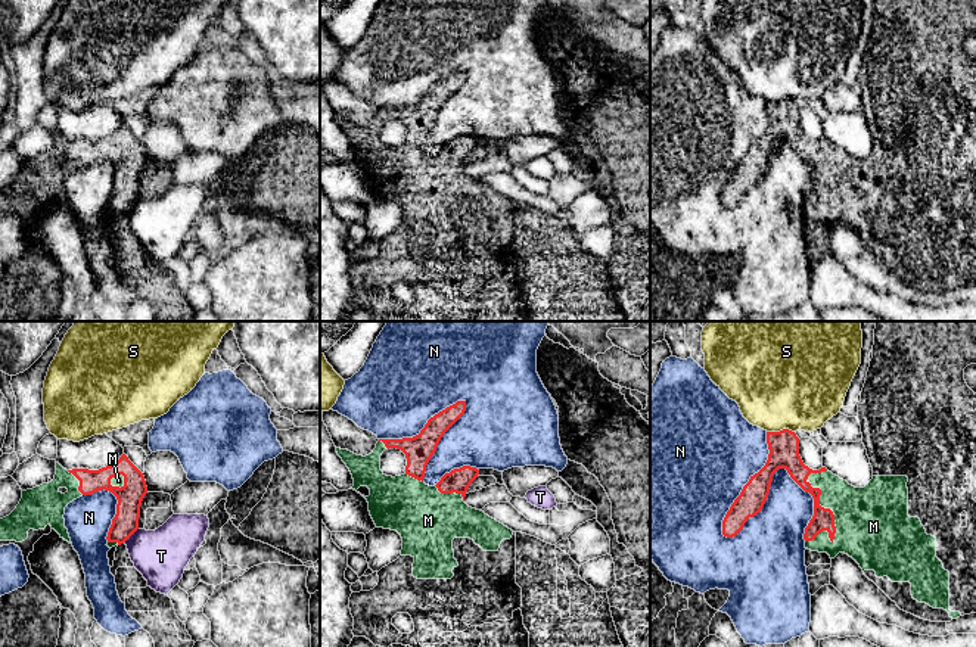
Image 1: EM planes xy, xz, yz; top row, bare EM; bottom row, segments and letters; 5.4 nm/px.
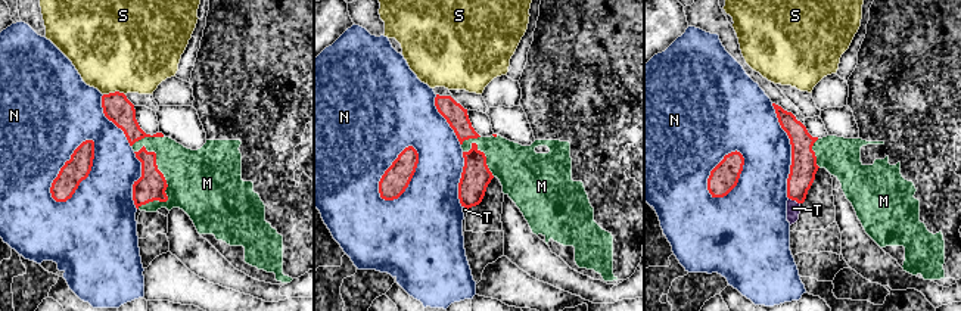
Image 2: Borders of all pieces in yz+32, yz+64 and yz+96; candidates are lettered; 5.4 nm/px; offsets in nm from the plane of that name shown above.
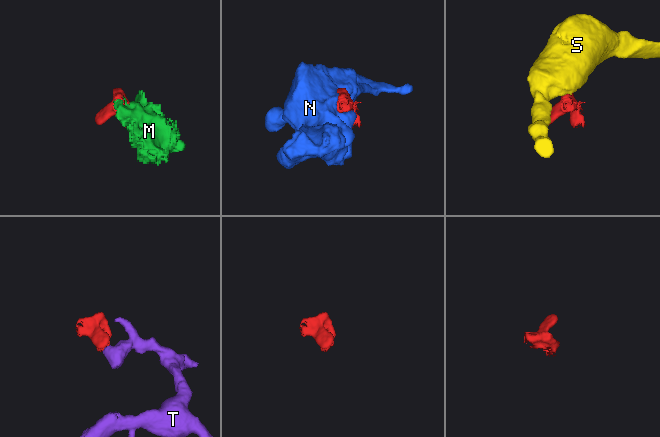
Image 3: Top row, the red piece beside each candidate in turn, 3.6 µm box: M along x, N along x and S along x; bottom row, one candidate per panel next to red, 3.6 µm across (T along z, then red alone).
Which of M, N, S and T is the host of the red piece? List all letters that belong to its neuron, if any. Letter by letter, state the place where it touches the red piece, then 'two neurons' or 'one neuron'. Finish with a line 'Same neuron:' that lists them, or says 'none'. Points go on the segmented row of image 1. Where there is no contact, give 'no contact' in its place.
M: yz (830, 510) | one neuron
N: yz (749, 516) | two neurons
S: yz (780, 431) | two neurons
T: xy (130, 535) | two neurons
Same neuron: M

